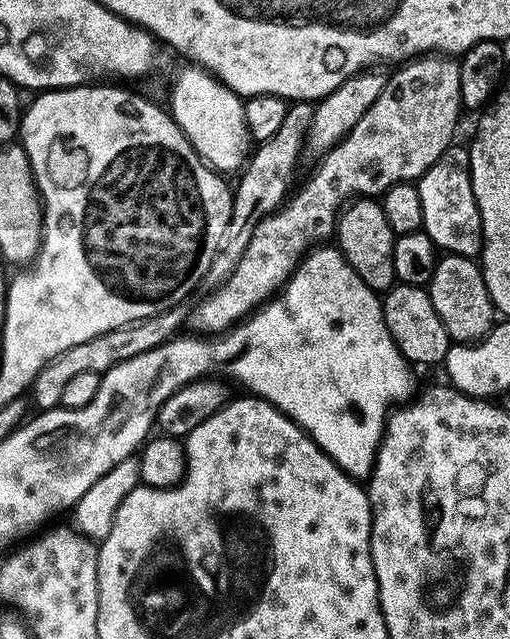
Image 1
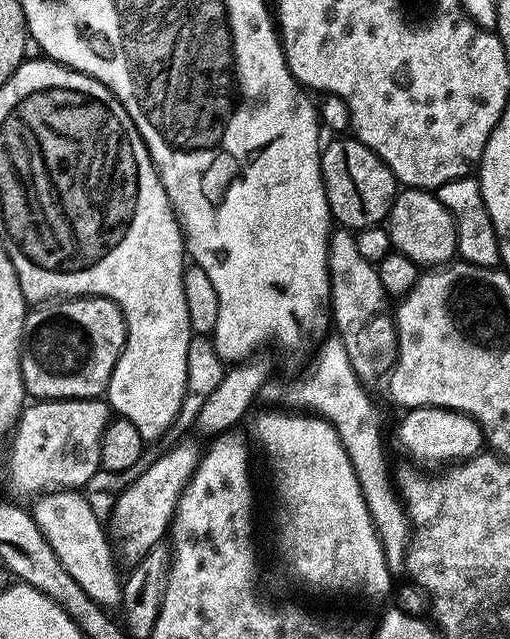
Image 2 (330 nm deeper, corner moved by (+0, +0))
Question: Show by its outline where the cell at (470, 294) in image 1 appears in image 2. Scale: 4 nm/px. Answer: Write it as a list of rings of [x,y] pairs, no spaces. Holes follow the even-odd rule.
[[[403,189],[393,204],[386,227],[391,235],[393,249],[421,268],[447,267],[459,255],[457,224],[435,193],[420,189]]]

